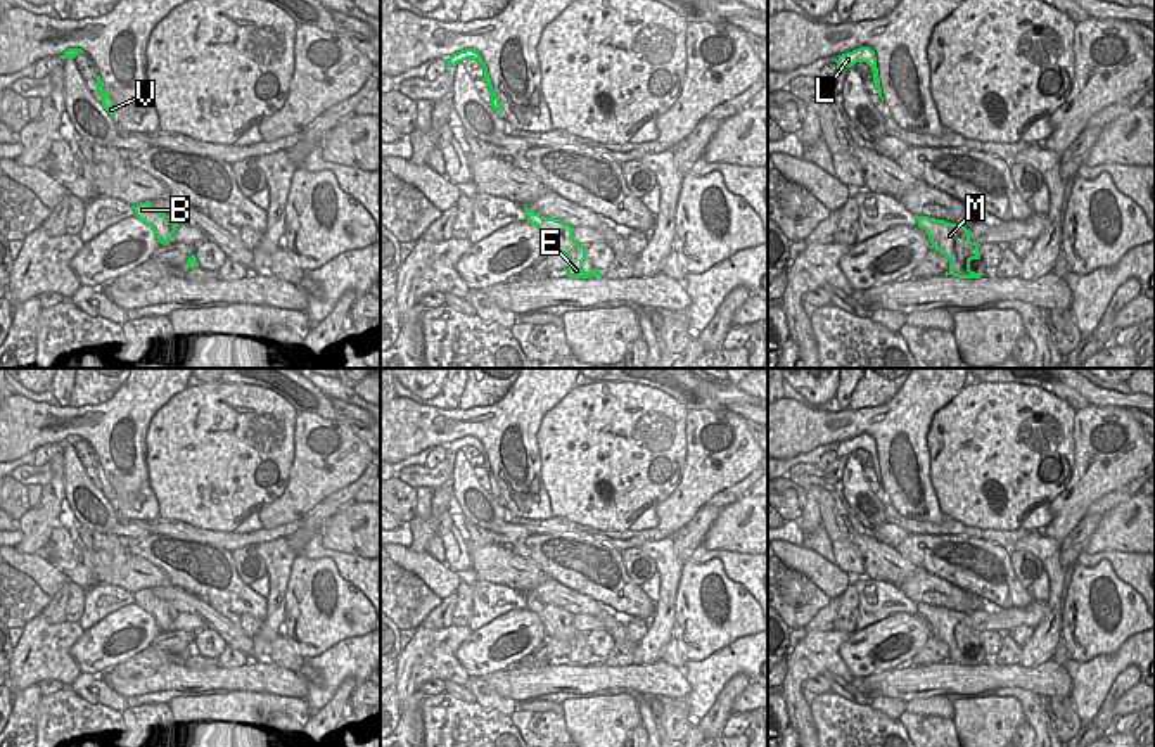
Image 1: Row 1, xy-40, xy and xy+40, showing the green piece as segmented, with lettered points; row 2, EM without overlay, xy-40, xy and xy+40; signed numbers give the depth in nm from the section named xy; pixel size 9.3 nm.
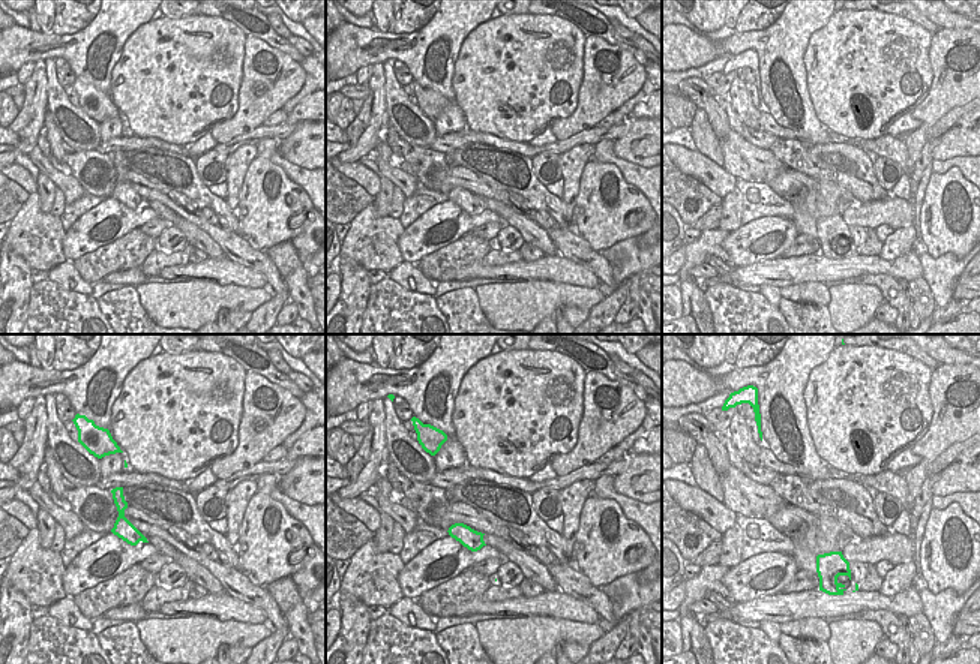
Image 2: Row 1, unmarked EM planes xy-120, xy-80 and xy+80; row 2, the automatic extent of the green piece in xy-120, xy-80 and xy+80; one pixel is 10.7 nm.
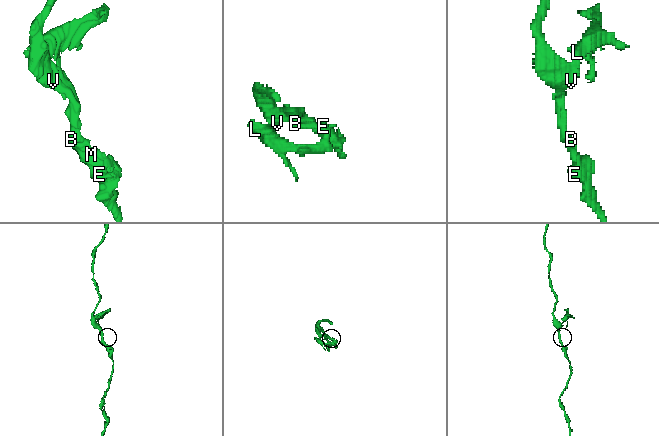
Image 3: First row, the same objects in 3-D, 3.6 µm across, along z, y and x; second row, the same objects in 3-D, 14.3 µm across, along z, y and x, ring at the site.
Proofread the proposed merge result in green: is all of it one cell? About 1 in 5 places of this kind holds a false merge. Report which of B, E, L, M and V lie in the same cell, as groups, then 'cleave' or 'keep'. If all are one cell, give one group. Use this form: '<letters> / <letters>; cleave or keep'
B E M V / L; cleave

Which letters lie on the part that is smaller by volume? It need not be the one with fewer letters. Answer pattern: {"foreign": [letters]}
{"foreign": ["L"]}

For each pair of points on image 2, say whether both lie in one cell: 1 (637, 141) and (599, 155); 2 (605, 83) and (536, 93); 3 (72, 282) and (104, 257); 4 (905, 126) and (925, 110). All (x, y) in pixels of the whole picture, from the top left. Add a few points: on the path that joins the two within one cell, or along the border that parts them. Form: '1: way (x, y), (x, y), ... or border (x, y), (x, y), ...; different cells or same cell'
1: border (613, 141), (613, 152), (617, 156), (644, 167); different cells
2: border (584, 53), (578, 102), (563, 119); different cells
3: border (71, 263), (90, 285); different cells
4: border (911, 114), (920, 125), (905, 135); different cells

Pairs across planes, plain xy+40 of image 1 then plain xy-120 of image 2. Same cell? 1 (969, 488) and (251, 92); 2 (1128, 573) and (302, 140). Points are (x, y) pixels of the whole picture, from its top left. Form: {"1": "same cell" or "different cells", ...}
{"1": "different cells", "2": "different cells"}

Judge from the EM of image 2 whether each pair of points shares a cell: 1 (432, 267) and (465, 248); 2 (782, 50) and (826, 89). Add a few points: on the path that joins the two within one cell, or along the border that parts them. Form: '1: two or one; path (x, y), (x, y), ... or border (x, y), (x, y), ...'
1: one; path (440, 266), (449, 257), (458, 254)
2: two; border (809, 35), (803, 66), (806, 90), (812, 104)

